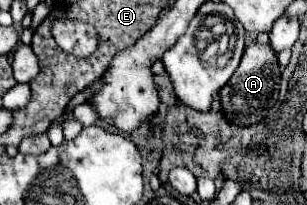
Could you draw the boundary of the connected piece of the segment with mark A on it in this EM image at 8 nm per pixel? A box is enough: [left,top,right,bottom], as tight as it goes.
[220,42,282,126]

